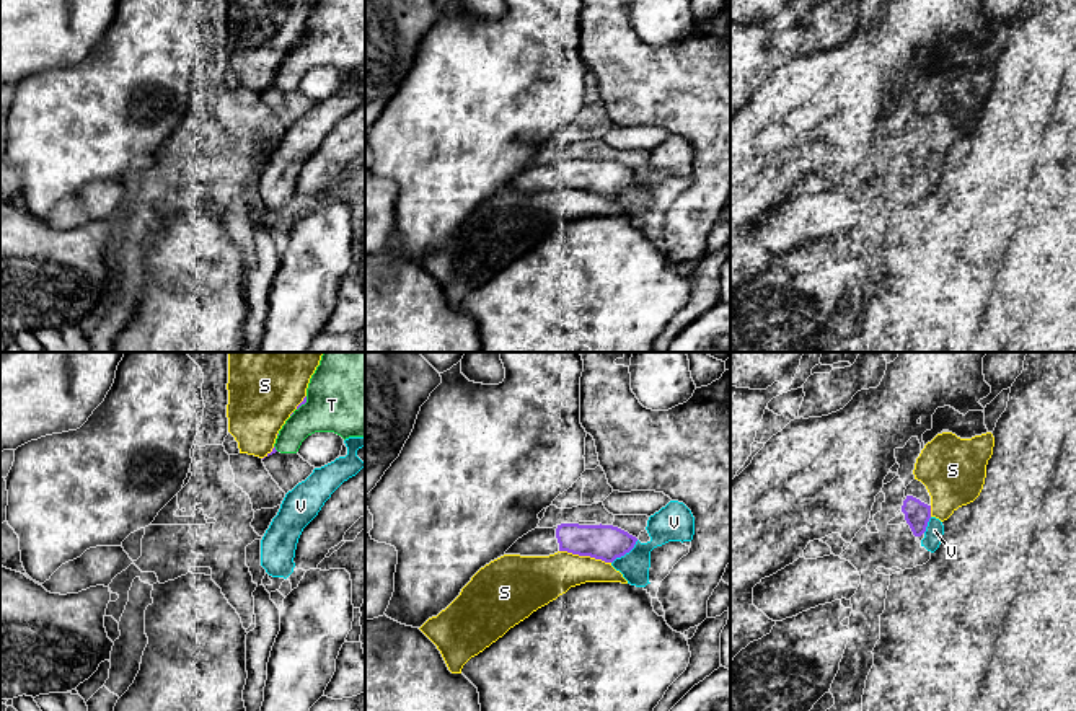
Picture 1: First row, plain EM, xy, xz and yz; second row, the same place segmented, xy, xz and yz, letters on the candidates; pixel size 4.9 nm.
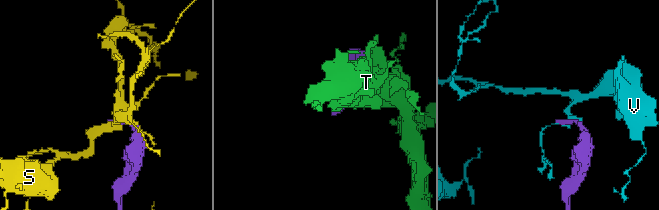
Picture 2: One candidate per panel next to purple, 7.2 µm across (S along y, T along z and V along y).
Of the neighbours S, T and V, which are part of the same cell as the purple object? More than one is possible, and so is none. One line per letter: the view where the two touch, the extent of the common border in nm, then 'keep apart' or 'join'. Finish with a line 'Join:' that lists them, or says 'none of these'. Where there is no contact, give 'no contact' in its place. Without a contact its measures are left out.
S: contact in xz; length 260 nm; keep apart
T: contact in xy; length 90 nm; keep apart
V: contact in xz; length 180 nm; keep apart
Join: none of these

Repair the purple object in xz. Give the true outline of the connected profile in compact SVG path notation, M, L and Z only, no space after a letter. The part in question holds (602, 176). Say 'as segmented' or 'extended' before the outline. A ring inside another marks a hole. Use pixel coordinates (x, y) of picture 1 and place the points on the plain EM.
extended; M561 158L553 163L535 163L518 173L505 189L549 191L567 186L605 197L629 188L637 173L613 160Z

